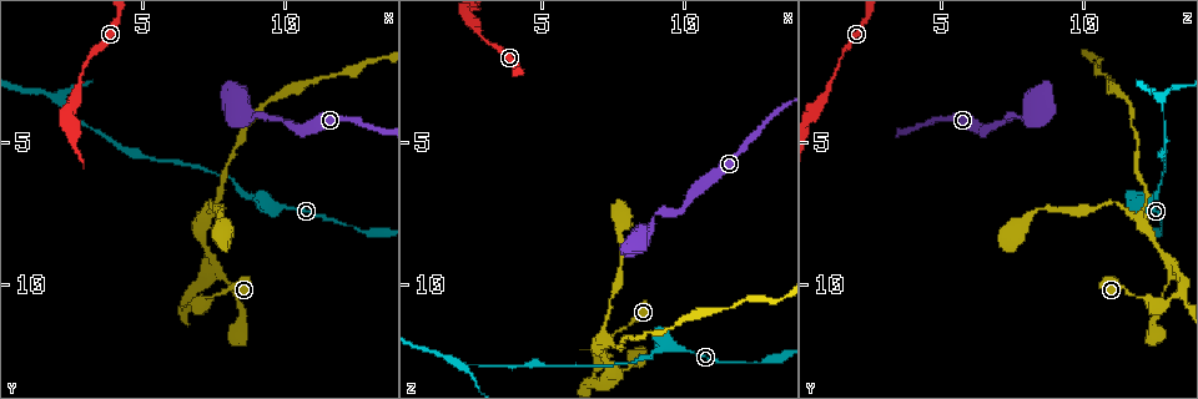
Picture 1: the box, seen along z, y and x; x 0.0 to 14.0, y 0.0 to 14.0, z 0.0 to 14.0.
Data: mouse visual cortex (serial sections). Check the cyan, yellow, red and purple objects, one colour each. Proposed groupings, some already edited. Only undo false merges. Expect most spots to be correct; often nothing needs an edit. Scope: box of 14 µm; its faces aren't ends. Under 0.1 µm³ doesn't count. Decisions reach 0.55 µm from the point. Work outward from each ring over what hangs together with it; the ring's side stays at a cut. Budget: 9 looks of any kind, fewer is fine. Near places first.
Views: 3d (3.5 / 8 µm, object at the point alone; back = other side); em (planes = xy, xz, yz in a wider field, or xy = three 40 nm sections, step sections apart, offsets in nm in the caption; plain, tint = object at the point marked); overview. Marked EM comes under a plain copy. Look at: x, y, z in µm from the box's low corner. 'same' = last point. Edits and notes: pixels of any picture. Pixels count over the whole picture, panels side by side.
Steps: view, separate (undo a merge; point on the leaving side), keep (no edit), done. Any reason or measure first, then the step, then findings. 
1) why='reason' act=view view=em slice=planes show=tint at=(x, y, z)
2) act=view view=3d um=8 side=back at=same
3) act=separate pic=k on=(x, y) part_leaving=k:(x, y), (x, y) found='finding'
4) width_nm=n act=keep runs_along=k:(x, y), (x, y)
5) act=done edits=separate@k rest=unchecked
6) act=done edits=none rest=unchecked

why='a fork' act=view view=3d um=3.5 at=(6.8, 10.3, 13.4)

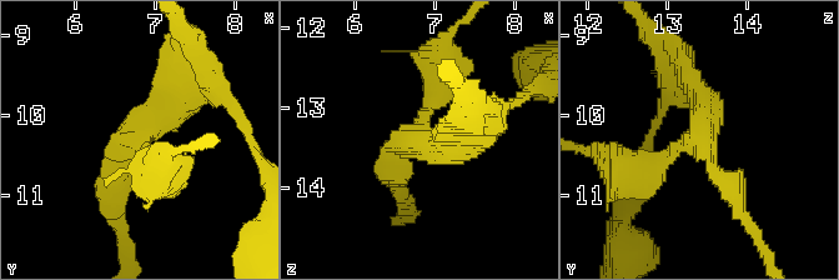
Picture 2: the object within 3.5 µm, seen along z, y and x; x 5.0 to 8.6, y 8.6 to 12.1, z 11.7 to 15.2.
arms=3 arm_widths_nm=250,350,400 why='need the tissue' act=view view=em slice=xy step=3 show=tint at=(6.80, 10.30, 13.35)

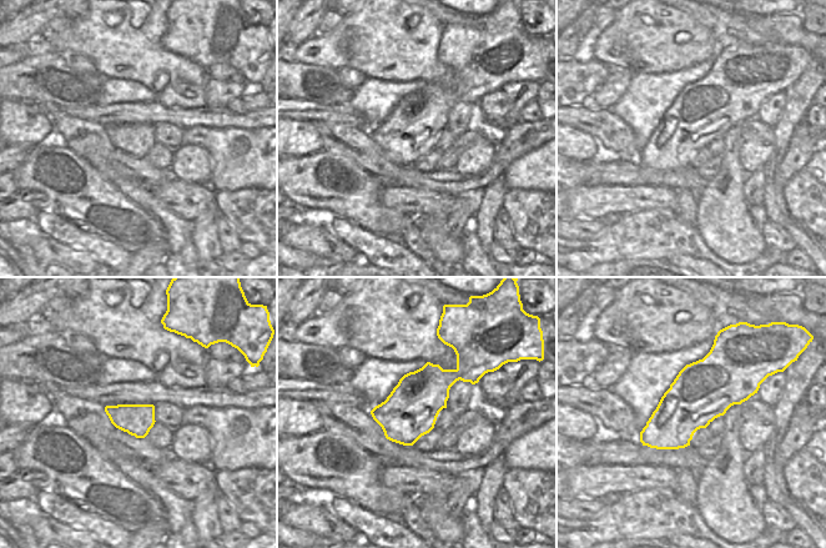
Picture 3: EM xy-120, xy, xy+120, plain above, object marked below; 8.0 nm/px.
width_nm=440 act=keep runs_along=2:(623, 170), (707, 124), (688, 78) found='all the same cell'

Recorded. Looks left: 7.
why='three arms meet' act=view view=3d um=3.5 at=(7.1, 7.7, 12.0)

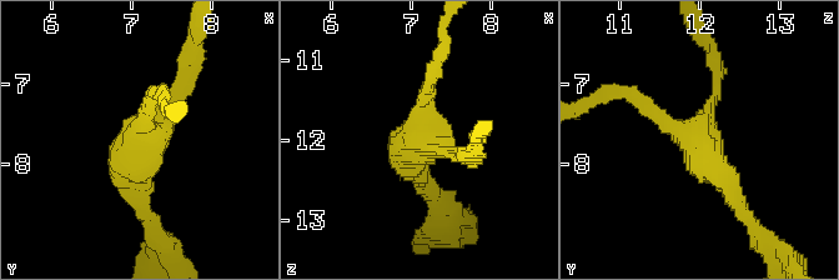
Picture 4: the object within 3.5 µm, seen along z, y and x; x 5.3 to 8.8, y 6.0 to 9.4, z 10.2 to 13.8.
arms=3 arm_widths_nm=150,200,250 why='now the EM' act=view view=em slice=xy step=5 show=tint at=(7.15, 7.70, 12.05)

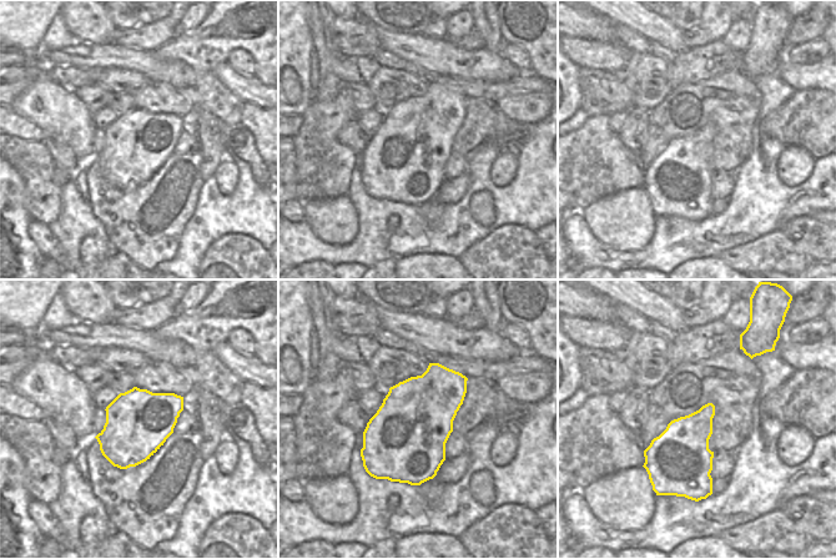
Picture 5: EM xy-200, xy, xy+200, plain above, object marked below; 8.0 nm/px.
act=keep found='one cell here'

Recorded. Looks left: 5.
why='thick turns thin' act=view view=3d um=3.5 at=(8.7, 7.0, 12.5)

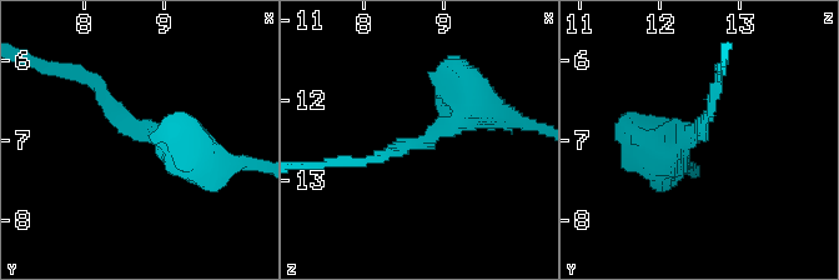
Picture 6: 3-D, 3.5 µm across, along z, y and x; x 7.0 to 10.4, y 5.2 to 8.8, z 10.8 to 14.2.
why='now the EM' act=view view=em slice=xy step=5 show=tint at=(8.70, 6.90, 12.55)

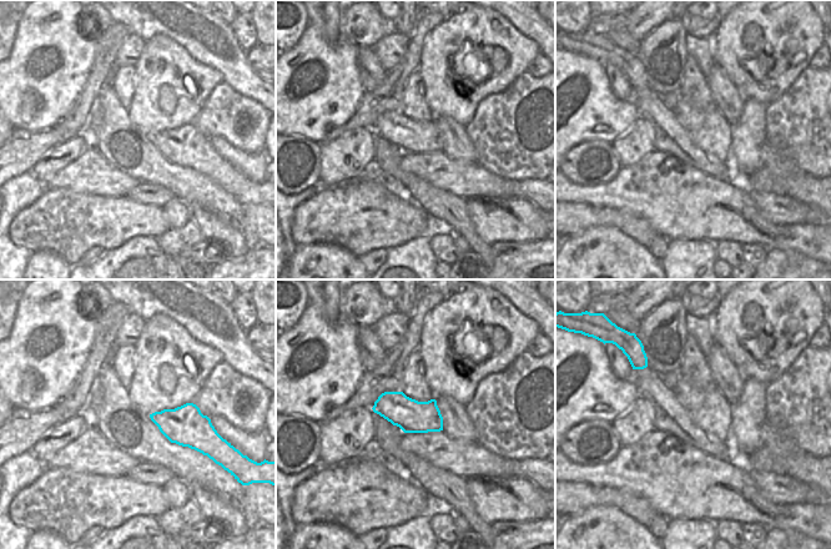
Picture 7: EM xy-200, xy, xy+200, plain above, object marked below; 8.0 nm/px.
act=keep runs_along=6:(205, 161), (136, 130), (83, 73) found='one cell here'

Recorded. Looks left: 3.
why='sudden change in width' act=view view=3d um=8 at=(7.7, 8.4, 7.3)

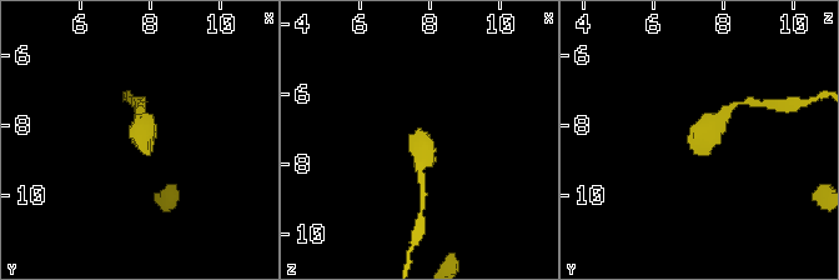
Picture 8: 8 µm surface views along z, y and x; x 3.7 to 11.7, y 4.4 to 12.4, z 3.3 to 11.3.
act=view view=3d um=3.5 at=(7.7, 8.3, 7.3)

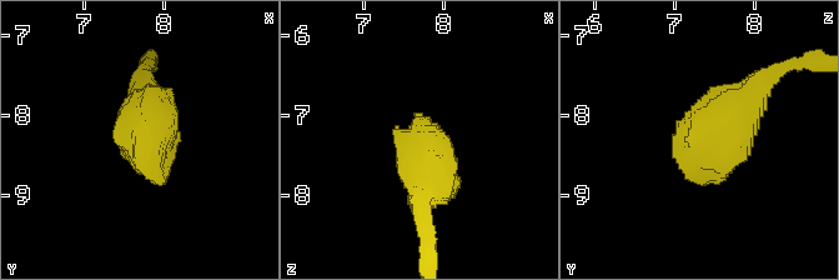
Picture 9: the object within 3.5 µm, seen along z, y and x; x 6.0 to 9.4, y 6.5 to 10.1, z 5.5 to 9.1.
act=keep runs_along=9:(759, 84), (724, 126), (673, 154) found='one cell here'

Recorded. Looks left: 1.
act=done edits=none rest=unchecked

